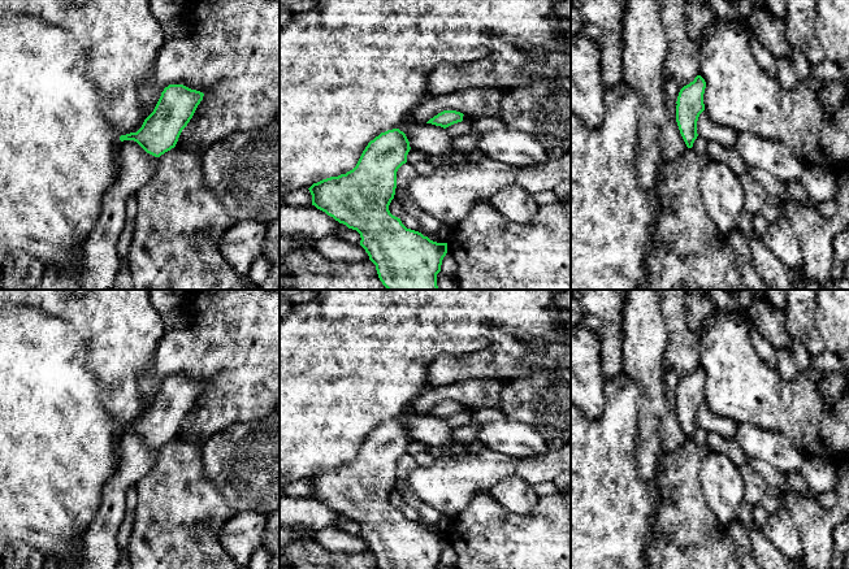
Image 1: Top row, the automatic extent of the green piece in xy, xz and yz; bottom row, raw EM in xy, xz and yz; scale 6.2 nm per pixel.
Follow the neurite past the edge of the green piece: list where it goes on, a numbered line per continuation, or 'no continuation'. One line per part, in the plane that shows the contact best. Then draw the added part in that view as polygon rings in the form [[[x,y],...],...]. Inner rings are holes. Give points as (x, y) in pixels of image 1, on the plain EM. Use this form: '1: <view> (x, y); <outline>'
no continuation

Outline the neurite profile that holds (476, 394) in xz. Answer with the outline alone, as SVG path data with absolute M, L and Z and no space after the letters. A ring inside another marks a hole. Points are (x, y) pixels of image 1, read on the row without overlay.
M464 379L447 386L428 387L417 396L411 411L426 414L443 401L456 401L463 405L480 408L499 408L504 381L499 379Z

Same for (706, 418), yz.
M703 401L698 408L697 425L706 433L716 433L727 439L735 438L737 429L735 421L718 416L710 409L706 401Z

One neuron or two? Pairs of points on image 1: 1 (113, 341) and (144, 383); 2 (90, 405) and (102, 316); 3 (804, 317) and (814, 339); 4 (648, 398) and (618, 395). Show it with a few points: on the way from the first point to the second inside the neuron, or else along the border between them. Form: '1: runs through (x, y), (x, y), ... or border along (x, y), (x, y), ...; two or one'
1: border along (155, 351), (152, 373), (139, 381), (144, 408); two
2: border along (86, 346), (85, 368), (96, 379), (103, 404); two
3: runs through (804, 322), (804, 329), (809, 334); one
4: border along (623, 372), (639, 387), (637, 426); two

